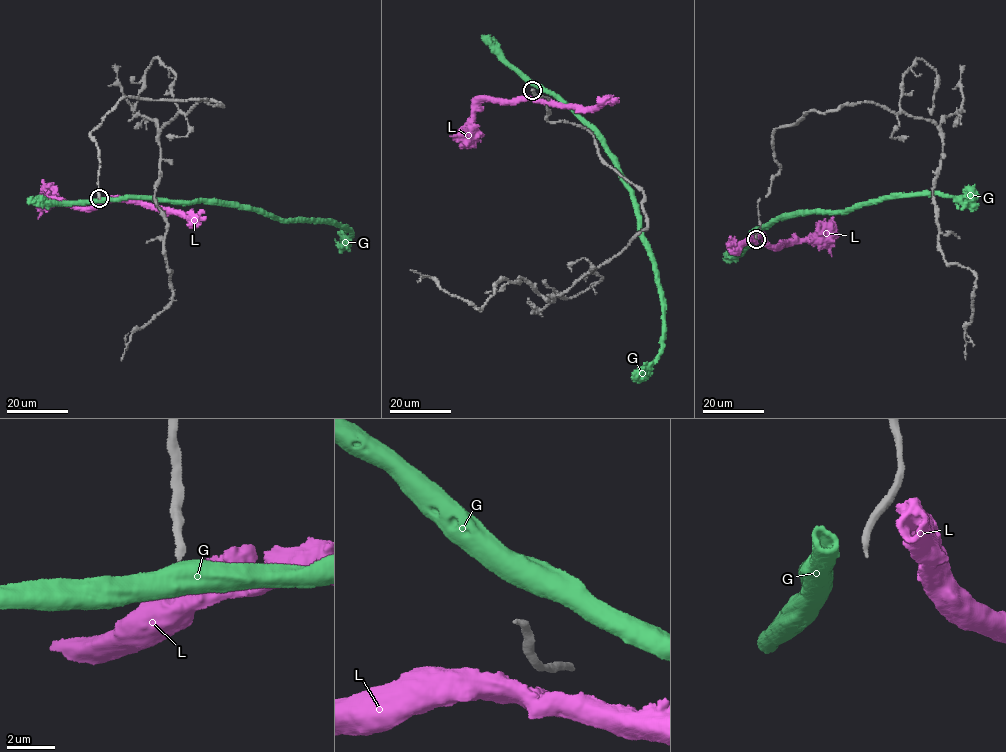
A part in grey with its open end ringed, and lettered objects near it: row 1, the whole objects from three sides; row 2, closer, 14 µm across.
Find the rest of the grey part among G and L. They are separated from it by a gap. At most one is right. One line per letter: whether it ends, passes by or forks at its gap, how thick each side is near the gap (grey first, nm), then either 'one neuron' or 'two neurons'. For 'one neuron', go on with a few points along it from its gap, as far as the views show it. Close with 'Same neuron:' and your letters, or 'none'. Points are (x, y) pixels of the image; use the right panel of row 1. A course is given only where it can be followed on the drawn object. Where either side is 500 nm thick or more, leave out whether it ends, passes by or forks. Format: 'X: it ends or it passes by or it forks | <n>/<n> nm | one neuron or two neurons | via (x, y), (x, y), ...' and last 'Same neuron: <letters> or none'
G: 240/900 nm | two neurons
L: 240/800 nm | two neurons
Same neuron: none

